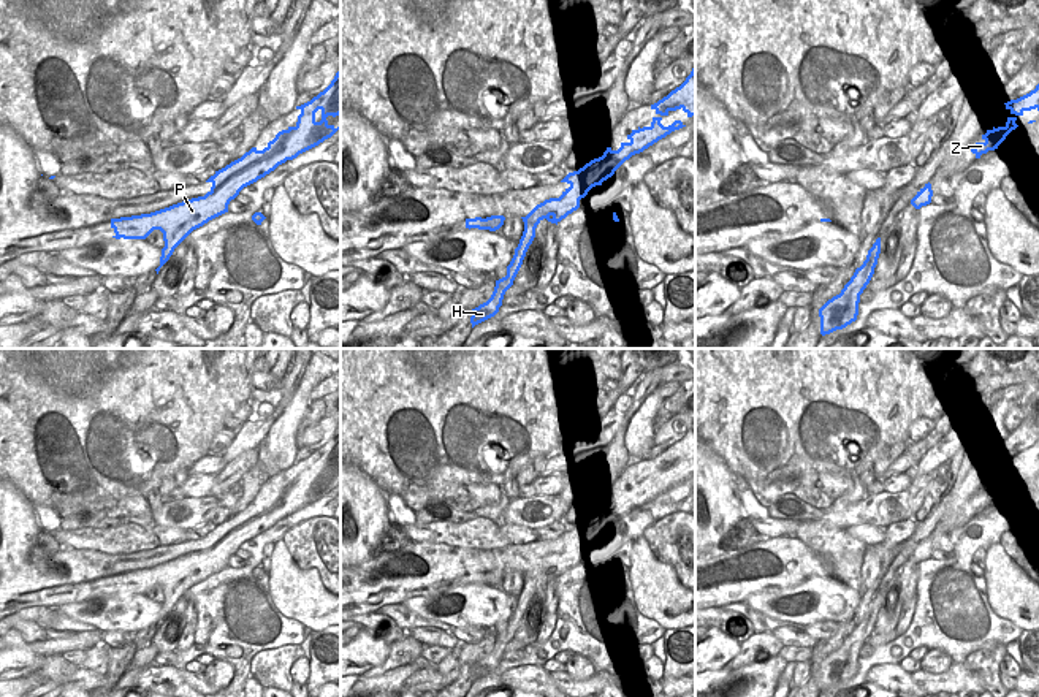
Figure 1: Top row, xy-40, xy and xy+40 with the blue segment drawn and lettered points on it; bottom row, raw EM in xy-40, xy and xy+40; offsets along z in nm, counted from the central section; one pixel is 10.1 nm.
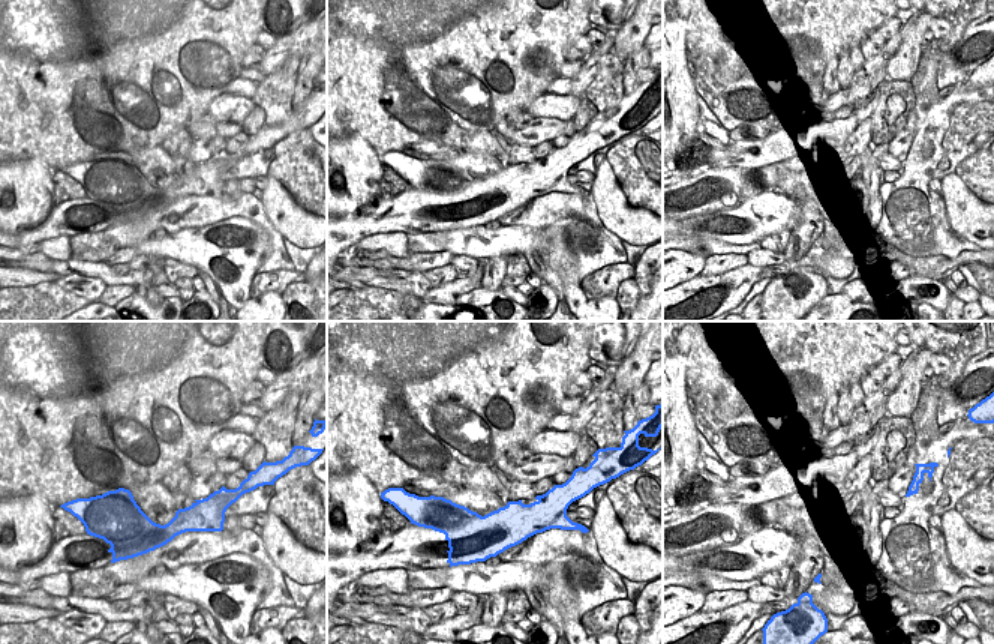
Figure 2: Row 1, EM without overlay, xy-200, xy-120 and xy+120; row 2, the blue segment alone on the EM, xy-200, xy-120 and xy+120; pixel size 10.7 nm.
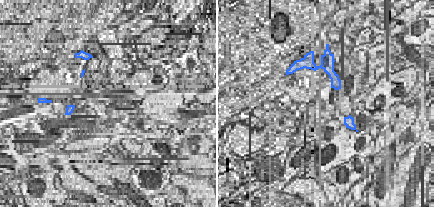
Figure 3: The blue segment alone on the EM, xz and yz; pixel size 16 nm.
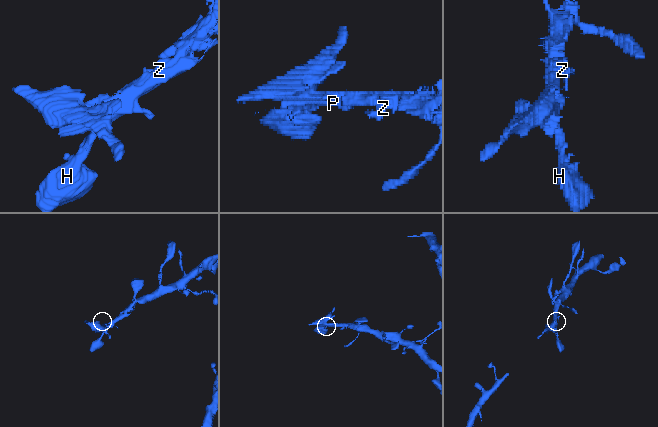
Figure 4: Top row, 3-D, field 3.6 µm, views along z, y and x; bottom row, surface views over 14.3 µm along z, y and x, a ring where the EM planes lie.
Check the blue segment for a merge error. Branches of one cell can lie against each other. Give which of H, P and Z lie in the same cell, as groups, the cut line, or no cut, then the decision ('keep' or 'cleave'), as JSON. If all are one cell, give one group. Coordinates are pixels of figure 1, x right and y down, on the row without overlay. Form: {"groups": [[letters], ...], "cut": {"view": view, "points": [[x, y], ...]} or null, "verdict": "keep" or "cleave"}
{"groups": [["H", "P", "Z"]], "cut": null, "verdict": "keep"}

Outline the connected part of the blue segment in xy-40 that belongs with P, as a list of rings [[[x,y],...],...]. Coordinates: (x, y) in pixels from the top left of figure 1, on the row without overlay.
[[[341,423],[336,428],[334,434],[331,436],[331,439],[320,447],[317,451],[314,451],[310,456],[296,461],[296,464],[301,466],[301,469],[298,470],[298,477],[295,482],[288,482],[287,485],[282,485],[276,489],[276,493],[272,496],[268,497],[268,501],[263,505],[258,505],[257,502],[252,502],[249,507],[245,507],[241,513],[231,516],[230,520],[226,520],[225,523],[215,526],[214,531],[211,531],[206,537],[211,537],[212,542],[211,545],[204,550],[204,551],[198,551],[198,553],[192,553],[177,559],[173,559],[169,562],[150,567],[150,569],[141,569],[141,570],[131,570],[131,572],[120,572],[120,573],[111,573],[111,583],[114,585],[114,591],[116,594],[146,594],[154,585],[160,585],[163,588],[163,596],[165,596],[165,602],[162,604],[162,611],[160,611],[160,621],[155,624],[157,629],[160,626],[160,623],[169,615],[169,611],[173,610],[174,604],[196,583],[203,581],[204,578],[207,578],[209,575],[228,567],[228,559],[231,554],[234,554],[239,547],[257,537],[258,534],[265,532],[266,529],[269,529],[271,526],[274,526],[279,520],[285,518],[287,515],[293,515],[296,513],[299,508],[318,501],[320,497],[323,497],[325,494],[331,493],[339,483],[341,480],[336,483],[334,480],[329,480],[326,472],[328,470],[339,470],[341,469]]]

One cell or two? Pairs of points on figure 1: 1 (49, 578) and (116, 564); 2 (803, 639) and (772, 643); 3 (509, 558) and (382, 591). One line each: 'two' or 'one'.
1: one
2: two
3: one

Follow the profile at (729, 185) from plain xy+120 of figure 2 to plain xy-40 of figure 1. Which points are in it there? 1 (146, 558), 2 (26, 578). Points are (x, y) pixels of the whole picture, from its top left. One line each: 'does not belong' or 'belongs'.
1: belongs
2: belongs

